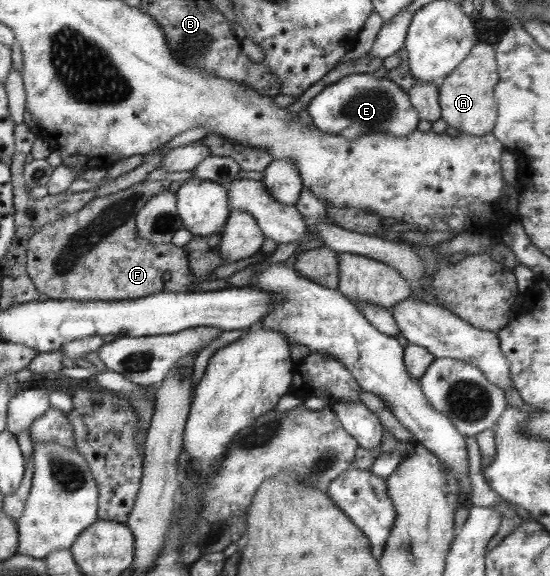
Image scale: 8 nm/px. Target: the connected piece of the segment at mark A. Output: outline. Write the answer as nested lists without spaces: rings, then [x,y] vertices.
[[[486,43],[474,44],[469,55],[438,83],[437,96],[442,121],[462,133],[470,133],[472,137],[491,133],[497,119],[497,99],[494,97],[493,88],[499,79],[496,48]]]

